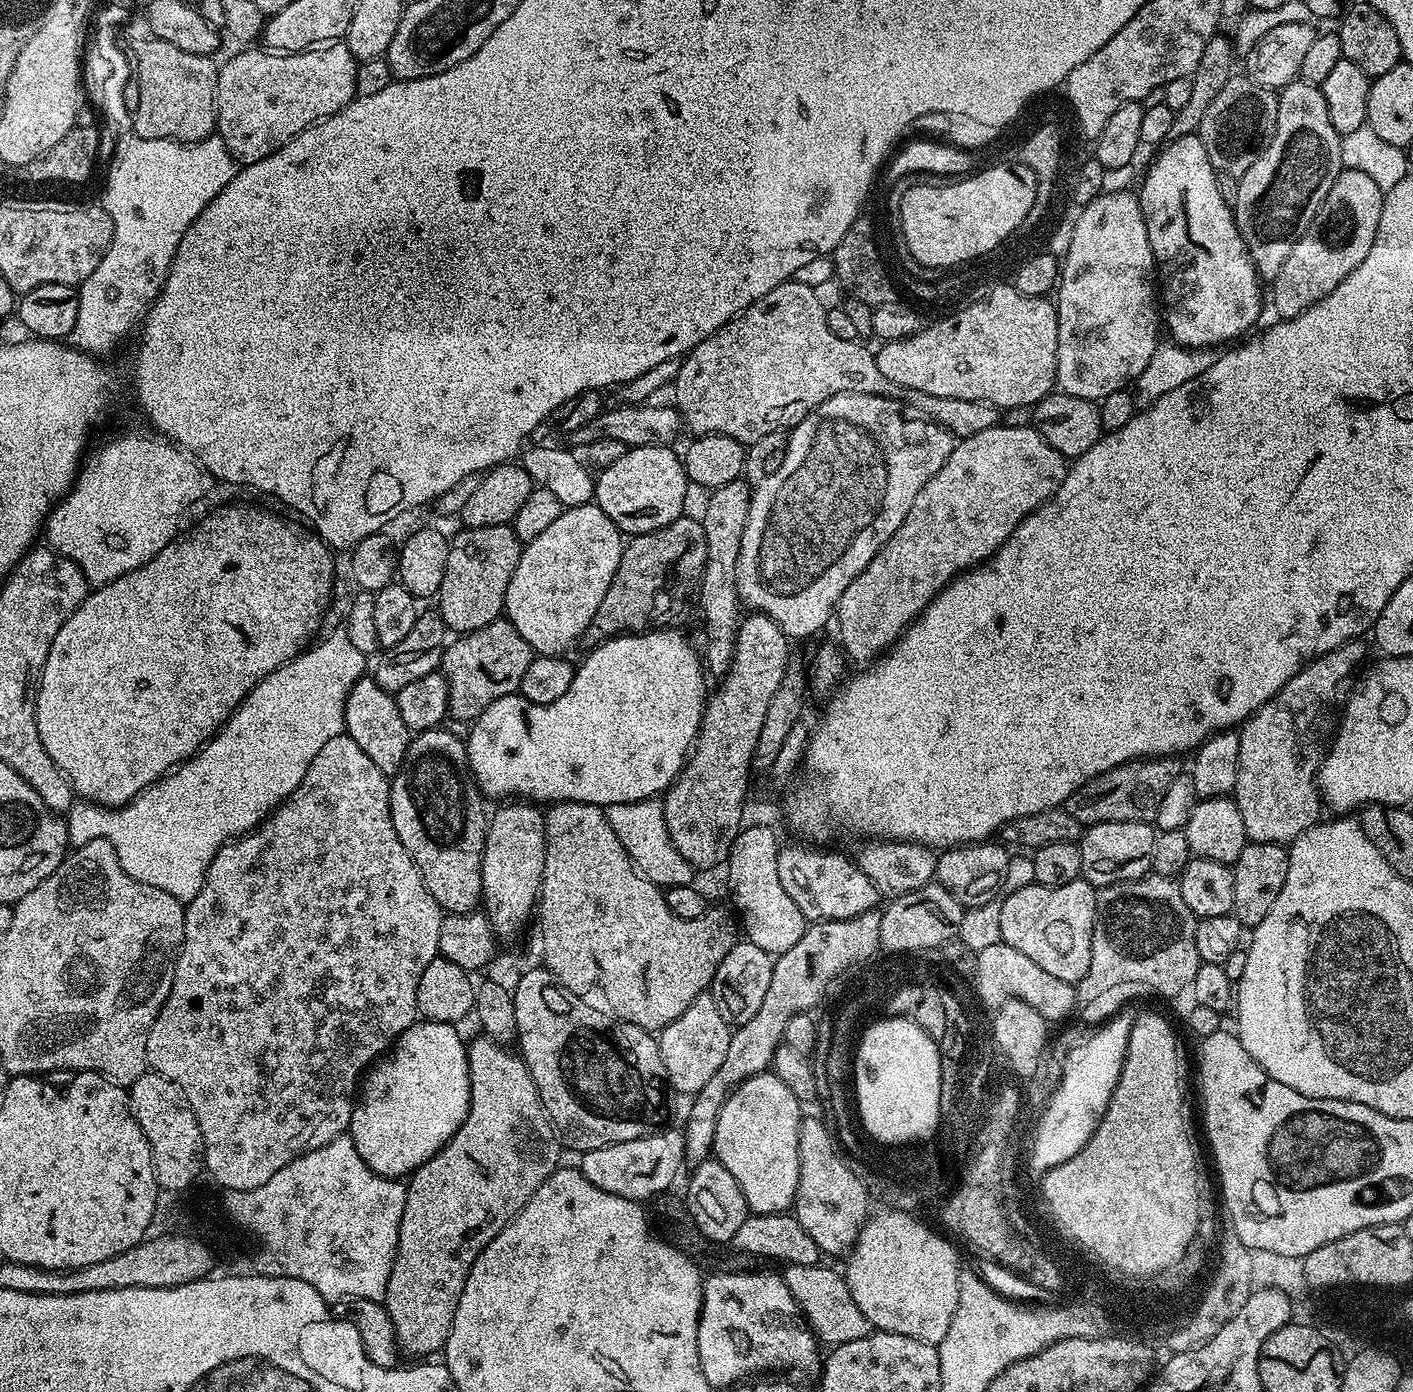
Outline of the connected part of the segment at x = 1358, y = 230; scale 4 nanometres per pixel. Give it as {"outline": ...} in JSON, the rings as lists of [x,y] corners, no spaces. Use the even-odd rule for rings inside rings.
{"outline":[[[1344,168],[1338,174],[1334,186],[1330,186],[1330,194],[1322,202],[1316,217],[1310,222],[1306,234],[1290,250],[1290,258],[1282,262],[1282,270],[1270,281],[1272,288],[1272,308],[1280,320],[1289,320],[1302,310],[1314,306],[1346,274],[1350,274],[1370,254],[1370,246],[1374,246],[1374,238],[1378,230],[1378,218],[1382,218],[1385,189],[1370,178],[1362,170]]]}

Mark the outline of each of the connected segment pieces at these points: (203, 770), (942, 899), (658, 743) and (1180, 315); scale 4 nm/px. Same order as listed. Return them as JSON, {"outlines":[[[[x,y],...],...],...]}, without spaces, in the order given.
{"outlines":[[[[343,627],[336,628],[325,640],[317,639],[299,656],[274,670],[244,701],[220,731],[175,770],[139,792],[135,800],[120,808],[102,808],[99,804],[73,803],[66,814],[68,842],[73,849],[86,842],[105,840],[114,846],[118,862],[130,878],[146,882],[158,890],[166,890],[182,902],[193,900],[202,890],[204,875],[218,850],[237,838],[257,829],[277,806],[287,800],[295,788],[306,778],[314,754],[330,742],[330,738],[344,732],[346,698],[361,676],[365,675],[366,654],[350,643]]],[[[933,882],[887,901],[888,909],[880,912],[880,947],[885,953],[896,950],[920,948],[920,945],[936,944],[955,932],[965,912],[963,904],[938,882]]],[[[653,630],[643,634],[625,634],[617,636],[604,643],[595,645],[592,652],[575,669],[573,680],[569,689],[557,701],[549,705],[535,705],[521,694],[503,696],[476,719],[471,721],[472,728],[466,735],[466,747],[468,749],[468,771],[472,779],[476,781],[476,787],[480,789],[485,797],[508,796],[504,798],[519,798],[524,802],[535,802],[540,806],[551,806],[557,802],[573,800],[583,804],[598,804],[607,806],[610,804],[625,804],[626,802],[638,802],[639,800],[650,800],[667,792],[669,786],[679,778],[680,772],[688,762],[689,755],[696,743],[696,737],[700,734],[700,726],[704,722],[704,705],[710,695],[709,689],[704,689],[704,676],[706,668],[696,657],[696,648],[688,644],[684,636],[667,636],[667,631]]],[[[1196,134],[1169,139],[1157,152],[1160,153],[1156,161],[1149,166],[1144,181],[1138,187],[1138,195],[1150,238],[1150,250],[1156,259],[1158,288],[1162,293],[1162,320],[1166,332],[1184,348],[1212,350],[1215,344],[1227,345],[1239,341],[1257,327],[1255,324],[1260,316],[1262,281],[1246,250],[1246,242],[1236,225],[1233,209],[1228,208],[1218,194],[1215,182],[1217,171],[1206,154],[1206,146],[1202,146]]]]}

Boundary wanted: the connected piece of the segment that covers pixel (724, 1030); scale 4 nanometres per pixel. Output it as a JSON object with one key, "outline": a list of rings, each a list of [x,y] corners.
{"outline":[[[711,991],[694,998],[694,1002],[690,1002],[690,1006],[686,1006],[686,1010],[682,1010],[678,1018],[674,1018],[674,1022],[661,1028],[658,1043],[671,1091],[694,1094],[702,1090],[702,1086],[710,1082],[718,1066],[722,1066],[722,1058],[726,1058],[726,1046],[730,1046],[732,1033],[733,1029],[718,1014]]]}

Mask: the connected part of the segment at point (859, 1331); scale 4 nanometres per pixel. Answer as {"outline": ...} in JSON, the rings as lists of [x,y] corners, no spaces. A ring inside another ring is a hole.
{"outline":[[[823,1263],[810,1266],[789,1264],[783,1269],[784,1281],[794,1302],[800,1307],[800,1315],[808,1321],[808,1327],[821,1345],[835,1346],[855,1342],[857,1338],[866,1338],[868,1333],[873,1331],[873,1326],[866,1314],[858,1310],[853,1289],[837,1269],[835,1272],[832,1268],[824,1267]]]}

